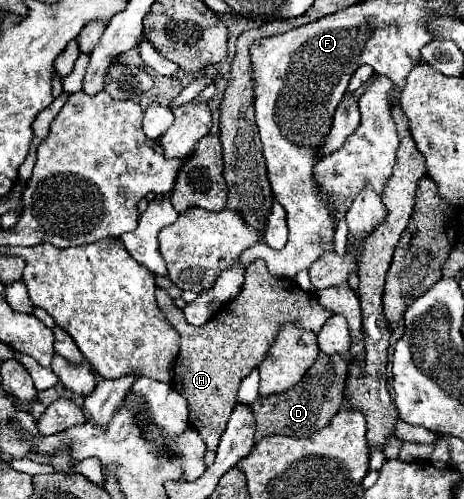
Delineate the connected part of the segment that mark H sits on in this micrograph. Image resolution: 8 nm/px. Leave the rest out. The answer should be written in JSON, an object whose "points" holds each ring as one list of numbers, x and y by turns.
{"points":[[256,259,246,269,246,281,240,295,234,301,224,303,202,327,190,325,184,319,182,309,178,309,172,303,172,297,160,287,156,289,156,301,164,317,178,331,182,343,182,355,178,353,174,363,172,387,188,401,190,425,198,429,210,451,216,451,220,435,226,429,226,421,236,405,236,391,240,381,264,361,280,325,296,323,318,333,324,321,334,315,318,305,316,293,302,291,294,279,270,275,262,259]]}

